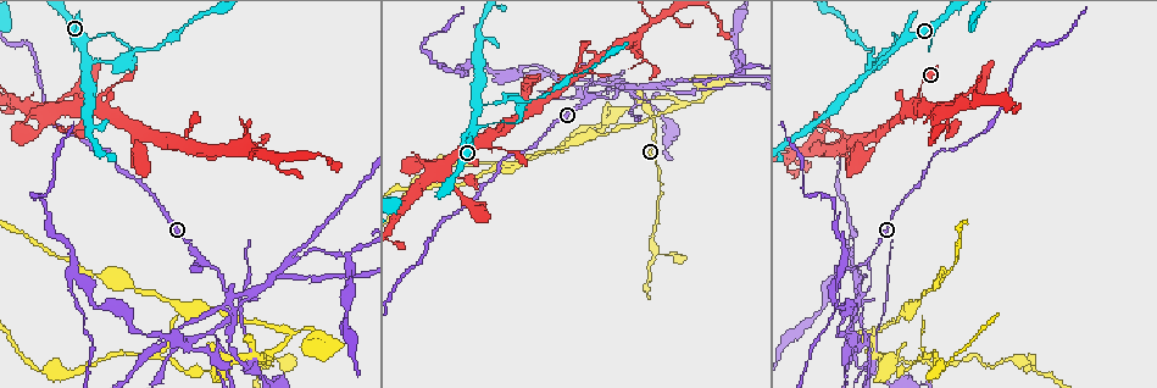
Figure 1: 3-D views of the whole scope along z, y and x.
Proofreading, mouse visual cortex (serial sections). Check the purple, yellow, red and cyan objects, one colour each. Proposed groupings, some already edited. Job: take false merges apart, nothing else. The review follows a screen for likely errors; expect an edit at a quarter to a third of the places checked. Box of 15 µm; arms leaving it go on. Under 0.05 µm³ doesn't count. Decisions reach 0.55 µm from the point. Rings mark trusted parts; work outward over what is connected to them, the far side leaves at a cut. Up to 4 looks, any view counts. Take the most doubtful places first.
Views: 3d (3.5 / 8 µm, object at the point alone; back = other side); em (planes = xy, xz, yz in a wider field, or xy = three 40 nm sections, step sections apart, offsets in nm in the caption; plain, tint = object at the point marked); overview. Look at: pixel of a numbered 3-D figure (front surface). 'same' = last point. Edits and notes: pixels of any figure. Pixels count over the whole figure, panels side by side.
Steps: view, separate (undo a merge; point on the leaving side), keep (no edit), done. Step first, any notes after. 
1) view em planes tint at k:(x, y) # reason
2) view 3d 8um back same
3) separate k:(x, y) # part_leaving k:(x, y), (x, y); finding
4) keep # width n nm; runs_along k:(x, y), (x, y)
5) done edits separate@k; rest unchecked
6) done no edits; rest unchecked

view 3d 3.5um at 1:(590, 99) # a fork

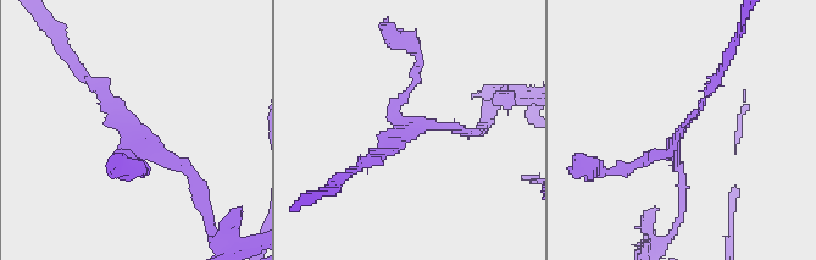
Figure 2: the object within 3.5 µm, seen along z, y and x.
view em planes tint at 2:(415, 128)

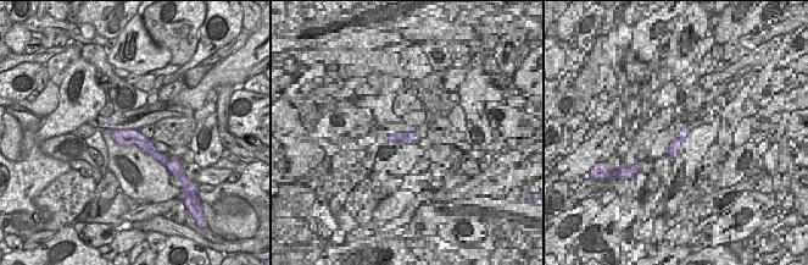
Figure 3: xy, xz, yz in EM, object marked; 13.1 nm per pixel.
keep # runs_along 2:(92, 81), (196, 189); all the same cell

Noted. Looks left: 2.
view 3d 3.5um at 1:(656, 203) # sharp bend

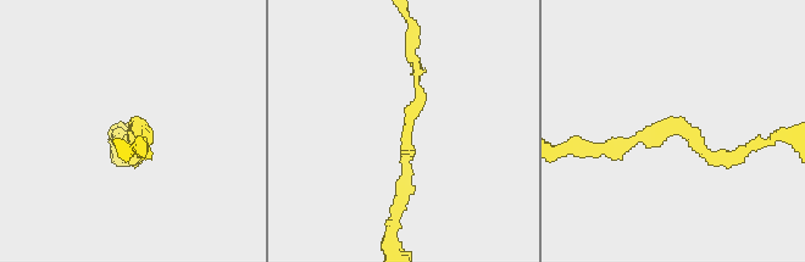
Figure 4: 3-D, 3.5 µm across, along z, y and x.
view em xy step 1 tint at 4:(672, 122)

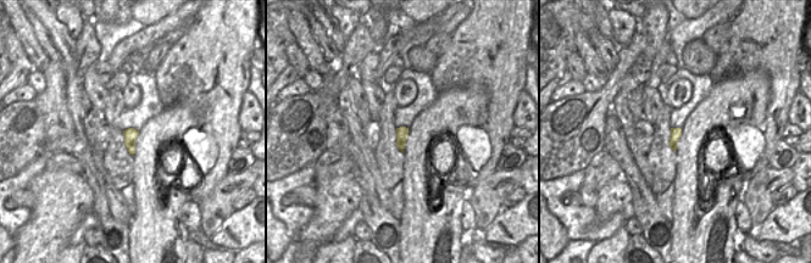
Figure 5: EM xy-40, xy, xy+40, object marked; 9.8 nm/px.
keep # width 120 nm; runs_along 4:(603, 150), (681, 121), (709, 159), (731, 159); continuous, no second cell

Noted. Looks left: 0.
done no edits; rest unchecked

